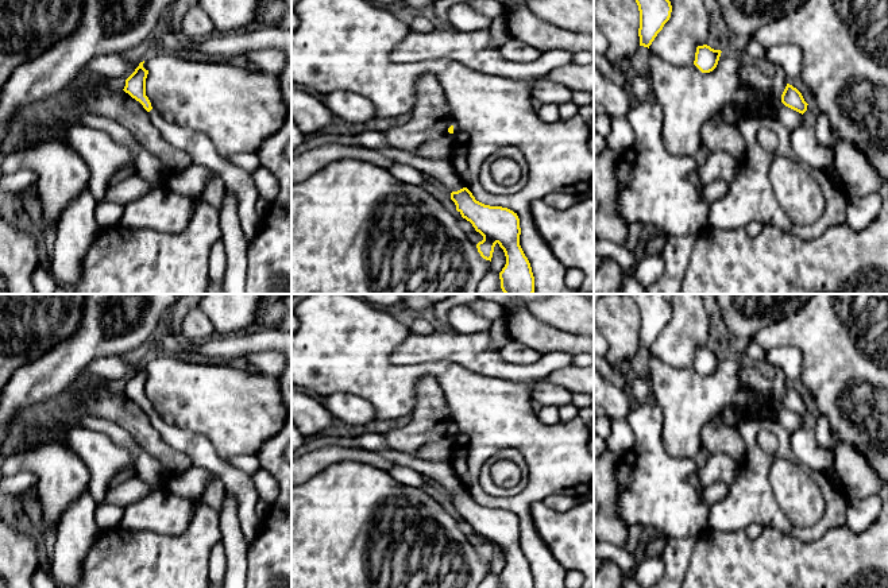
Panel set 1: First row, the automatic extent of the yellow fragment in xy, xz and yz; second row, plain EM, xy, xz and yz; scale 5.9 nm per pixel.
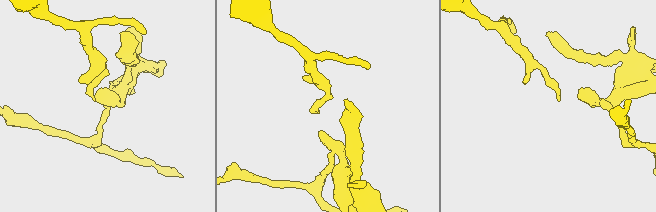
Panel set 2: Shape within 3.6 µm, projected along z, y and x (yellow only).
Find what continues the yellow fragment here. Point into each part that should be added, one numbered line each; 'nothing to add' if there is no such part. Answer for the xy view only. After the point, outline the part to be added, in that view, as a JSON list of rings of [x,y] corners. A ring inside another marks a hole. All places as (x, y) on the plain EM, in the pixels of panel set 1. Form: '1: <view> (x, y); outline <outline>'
1: xy (197, 448); outline [[[154,411],[150,413],[150,421],[162,440],[175,450],[185,453],[194,467],[208,469],[223,480],[225,491],[238,499],[240,529],[244,541],[250,545],[255,539],[262,523],[255,514],[259,496],[252,475],[224,463],[206,437],[174,428],[163,422]]]

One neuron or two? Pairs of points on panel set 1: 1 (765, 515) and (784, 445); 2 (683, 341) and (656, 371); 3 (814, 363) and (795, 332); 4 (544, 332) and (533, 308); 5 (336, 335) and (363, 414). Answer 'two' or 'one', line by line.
1: one
2: two
3: one
4: two
5: two

